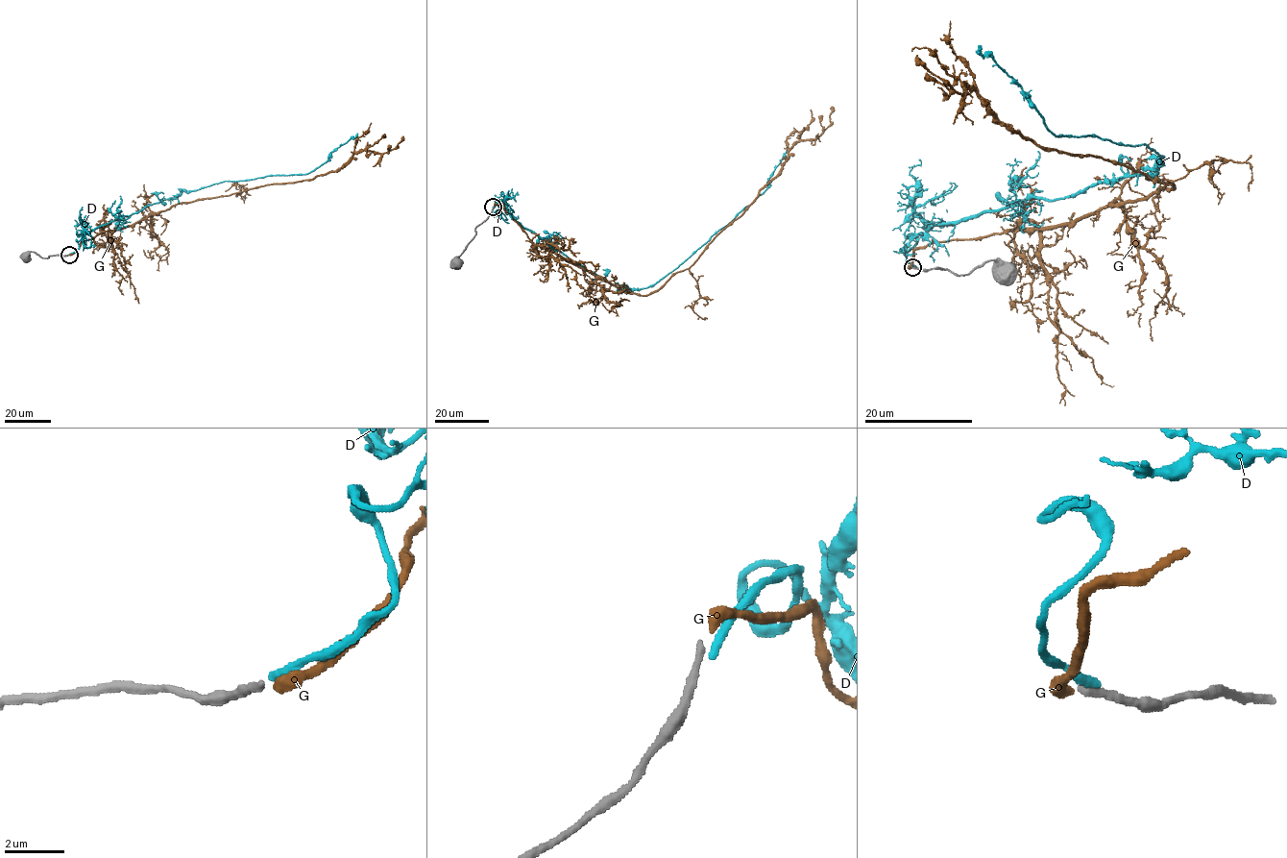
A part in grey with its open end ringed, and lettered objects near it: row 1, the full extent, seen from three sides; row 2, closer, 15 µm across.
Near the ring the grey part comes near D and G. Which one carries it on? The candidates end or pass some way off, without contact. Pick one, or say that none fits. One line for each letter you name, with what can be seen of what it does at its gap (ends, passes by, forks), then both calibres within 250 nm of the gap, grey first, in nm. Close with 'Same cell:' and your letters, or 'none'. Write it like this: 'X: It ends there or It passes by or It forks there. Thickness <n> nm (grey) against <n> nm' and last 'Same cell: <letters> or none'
G: It ends there. Thickness 240 nm (grey) against 420 nm
Same cell: G

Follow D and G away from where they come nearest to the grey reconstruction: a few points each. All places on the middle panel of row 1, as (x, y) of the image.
D: (494, 207), (501, 200), (497, 203), (524, 228), (619, 288), (643, 289), (673, 271), (763, 194), (788, 149)
G: (494, 206), (502, 203), (535, 244), (648, 295), (740, 216), (796, 142), (822, 134), (832, 108)

